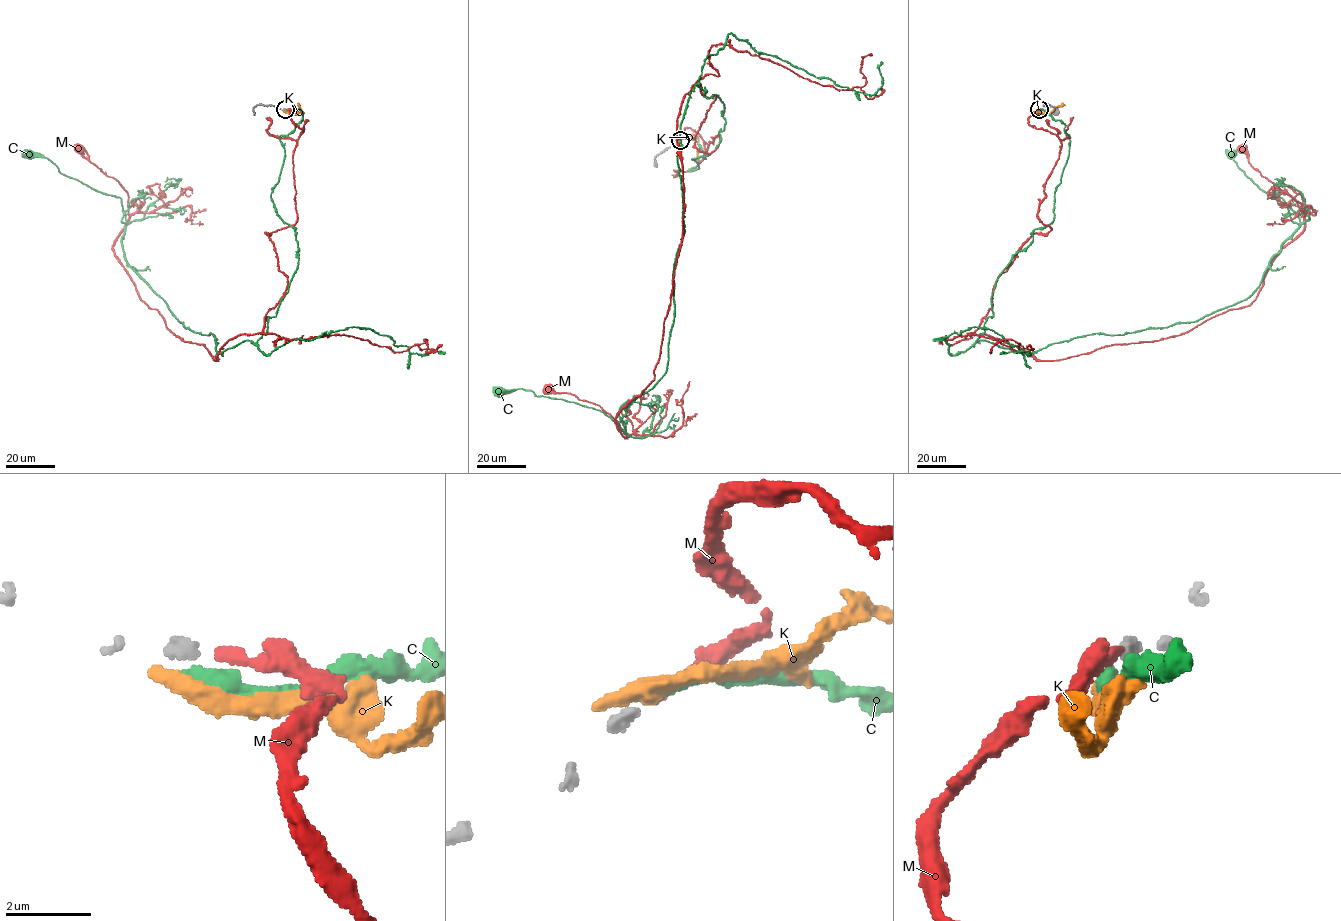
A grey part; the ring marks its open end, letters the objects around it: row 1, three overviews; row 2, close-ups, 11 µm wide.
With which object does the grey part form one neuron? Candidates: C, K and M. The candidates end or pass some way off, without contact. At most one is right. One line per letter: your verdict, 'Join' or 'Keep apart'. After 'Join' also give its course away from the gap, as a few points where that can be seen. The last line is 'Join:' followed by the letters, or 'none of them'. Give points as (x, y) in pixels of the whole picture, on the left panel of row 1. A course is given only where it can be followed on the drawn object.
C: Keep apart
K: Keep apart
M: Join. Its course: (286, 109), (297, 217), (267, 234), (285, 295), (217, 360), (140, 298), (112, 249), (128, 195), (79, 148)
Join: M

